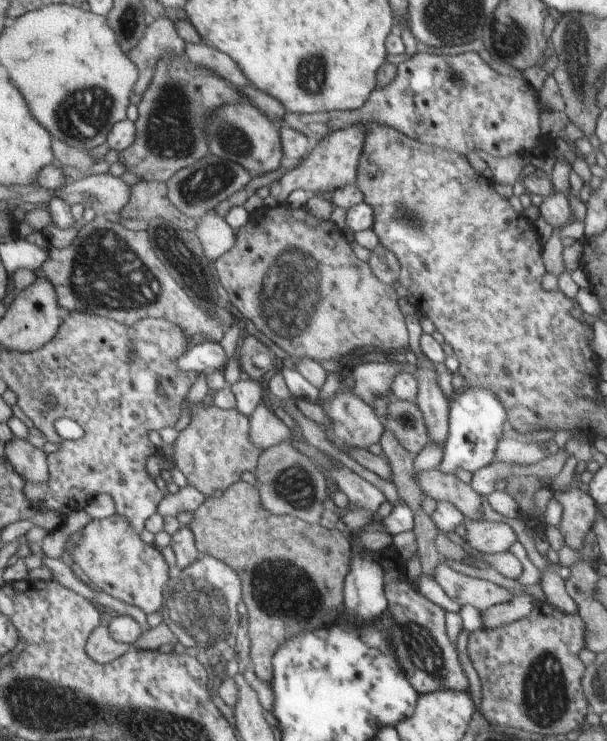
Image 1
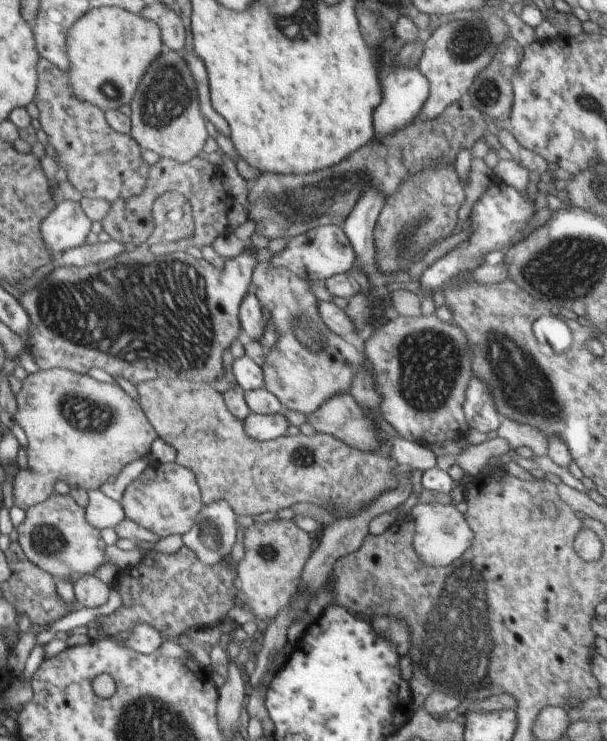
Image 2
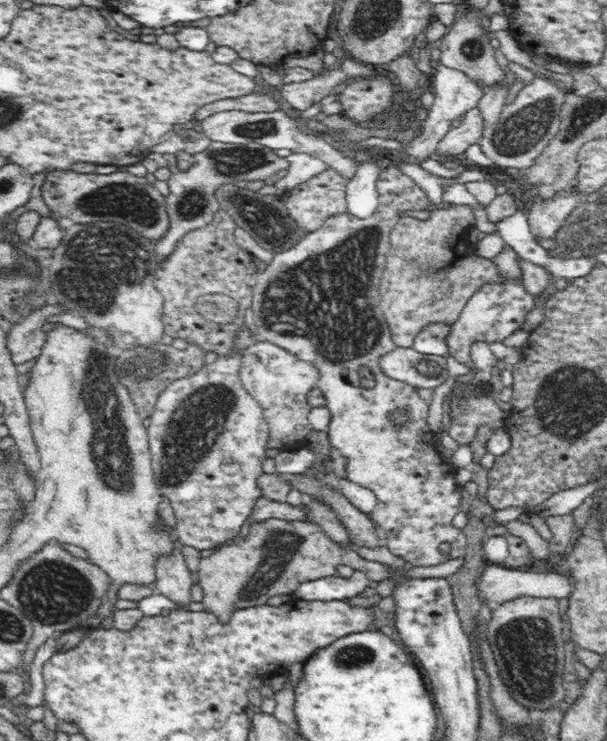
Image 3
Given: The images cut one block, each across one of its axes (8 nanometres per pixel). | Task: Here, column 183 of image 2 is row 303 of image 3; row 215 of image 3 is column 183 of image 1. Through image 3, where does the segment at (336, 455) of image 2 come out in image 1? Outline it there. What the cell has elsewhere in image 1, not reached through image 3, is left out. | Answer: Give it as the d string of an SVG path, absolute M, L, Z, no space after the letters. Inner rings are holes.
M203 402L190 405L192 412L188 426L180 432L172 444L172 456L176 468L184 474L187 484L211 497L217 490L226 490L235 482L242 481L244 472L256 472L263 447L250 438L250 418L236 408L218 408L216 404L204 406Z

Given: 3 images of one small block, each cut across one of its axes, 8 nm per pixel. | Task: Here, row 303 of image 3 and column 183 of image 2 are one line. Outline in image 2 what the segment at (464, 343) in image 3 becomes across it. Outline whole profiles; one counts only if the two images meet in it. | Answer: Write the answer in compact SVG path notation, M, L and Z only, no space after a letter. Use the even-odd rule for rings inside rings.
M177 461L150 462L140 476L126 486L120 503L125 518L129 518L160 538L186 534L196 523L197 514L204 505L197 475L186 466L178 466Z

